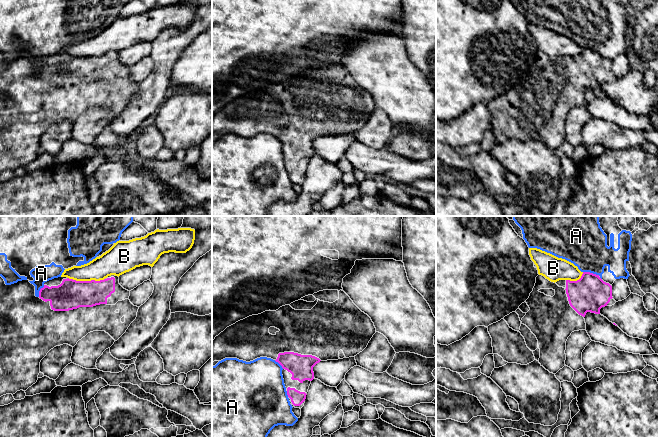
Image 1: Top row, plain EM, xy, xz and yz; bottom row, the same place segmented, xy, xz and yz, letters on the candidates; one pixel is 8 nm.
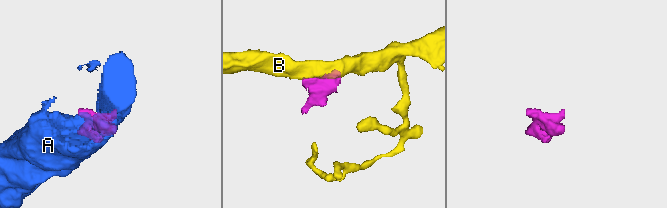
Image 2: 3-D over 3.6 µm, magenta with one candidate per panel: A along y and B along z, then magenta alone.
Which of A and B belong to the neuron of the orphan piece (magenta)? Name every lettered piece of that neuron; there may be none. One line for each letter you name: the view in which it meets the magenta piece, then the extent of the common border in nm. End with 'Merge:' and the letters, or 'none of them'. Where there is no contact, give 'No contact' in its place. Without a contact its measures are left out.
Merge: none of them

